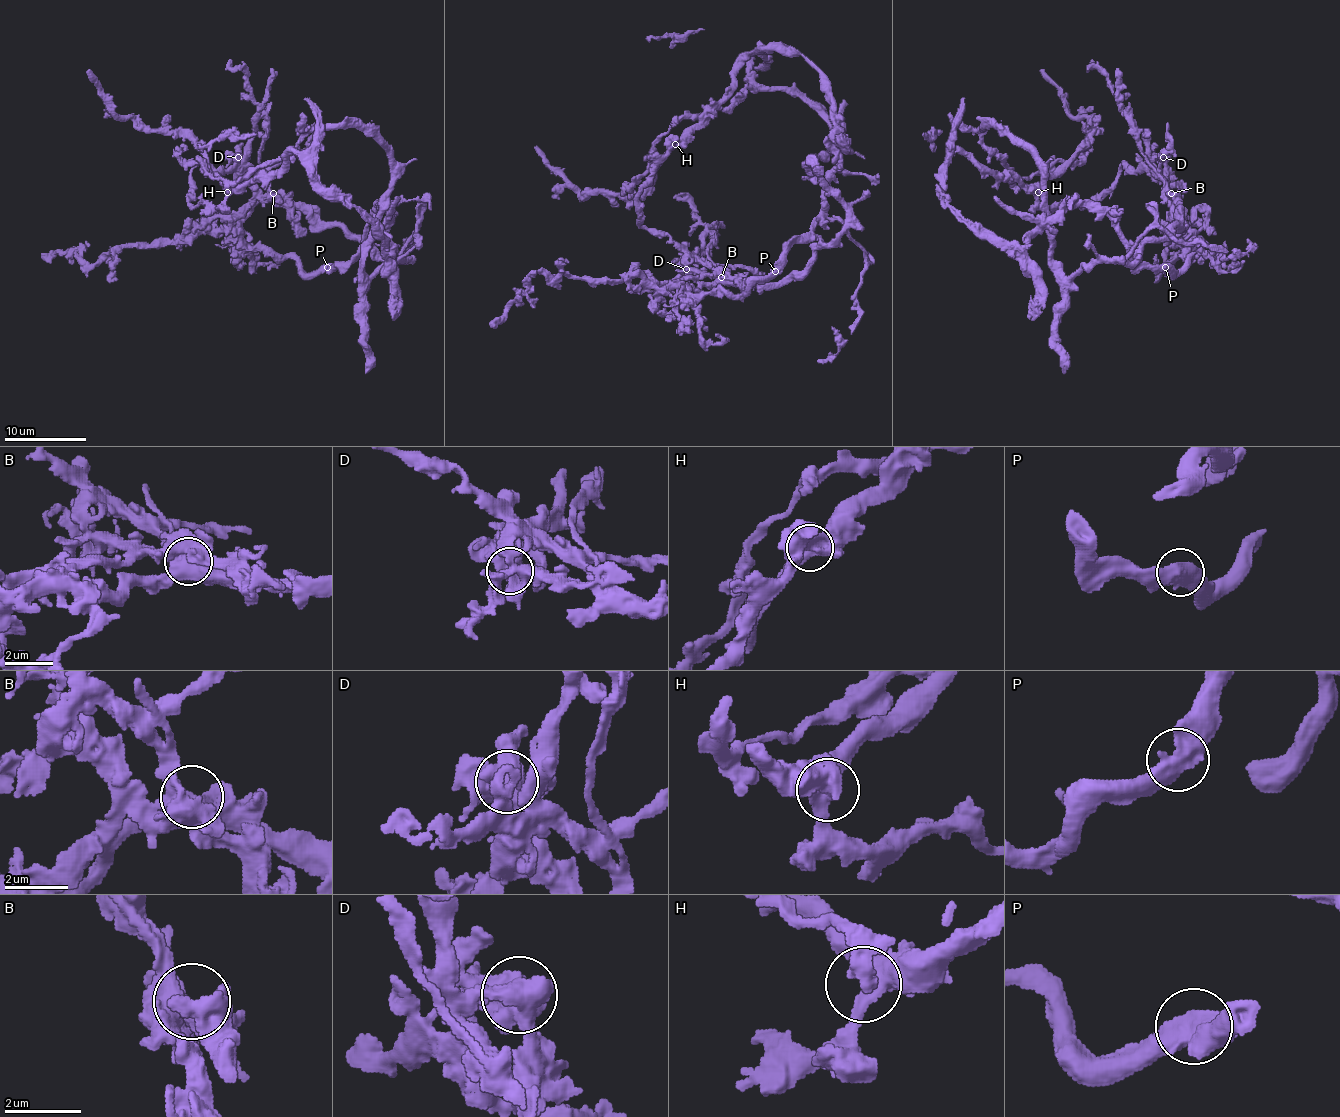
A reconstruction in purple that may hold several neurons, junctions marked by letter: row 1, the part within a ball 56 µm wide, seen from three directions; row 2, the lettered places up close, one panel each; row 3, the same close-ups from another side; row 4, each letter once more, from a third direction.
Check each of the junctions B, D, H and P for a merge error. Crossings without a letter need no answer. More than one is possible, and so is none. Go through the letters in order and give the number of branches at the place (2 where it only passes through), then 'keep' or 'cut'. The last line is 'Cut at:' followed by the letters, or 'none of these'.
B: branches 2; cut
D: branches 3; cut
H: branches 3; keep
P: branches 2; keep
Cut at: B, D

